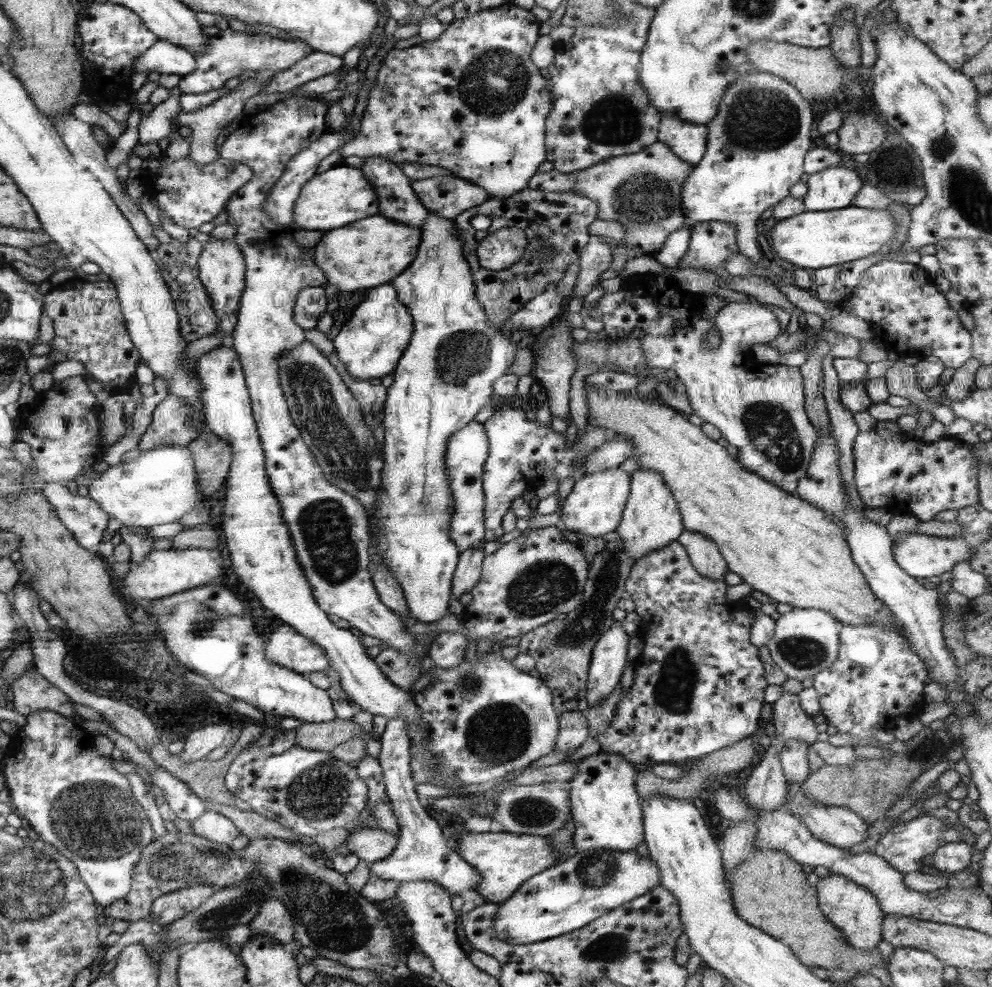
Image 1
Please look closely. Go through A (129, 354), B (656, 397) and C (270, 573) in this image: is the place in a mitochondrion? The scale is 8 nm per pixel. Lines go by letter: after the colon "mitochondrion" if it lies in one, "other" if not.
A: other
B: other
C: other

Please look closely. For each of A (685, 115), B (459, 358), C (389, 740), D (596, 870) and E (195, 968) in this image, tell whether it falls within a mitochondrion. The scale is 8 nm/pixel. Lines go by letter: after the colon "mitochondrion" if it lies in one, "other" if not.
A: other
B: mitochondrion
C: other
D: mitochondrion
E: other

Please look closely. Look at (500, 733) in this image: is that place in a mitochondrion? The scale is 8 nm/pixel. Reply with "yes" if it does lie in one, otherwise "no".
yes

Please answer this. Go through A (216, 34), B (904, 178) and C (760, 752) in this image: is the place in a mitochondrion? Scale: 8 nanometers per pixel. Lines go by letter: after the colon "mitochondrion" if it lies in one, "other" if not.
A: other
B: other
C: other

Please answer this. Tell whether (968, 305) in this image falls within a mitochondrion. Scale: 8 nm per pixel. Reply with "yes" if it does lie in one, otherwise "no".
no

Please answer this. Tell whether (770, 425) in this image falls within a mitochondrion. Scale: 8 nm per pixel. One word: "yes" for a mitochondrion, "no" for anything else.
yes

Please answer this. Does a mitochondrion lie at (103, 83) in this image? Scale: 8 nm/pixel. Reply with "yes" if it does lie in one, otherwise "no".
no

